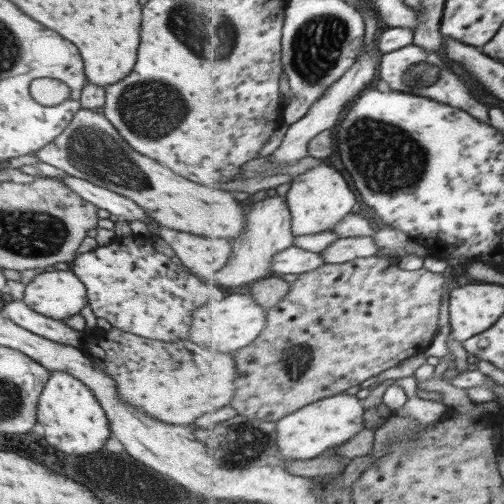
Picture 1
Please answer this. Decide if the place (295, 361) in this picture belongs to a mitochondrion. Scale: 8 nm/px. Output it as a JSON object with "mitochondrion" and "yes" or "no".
{"mitochondrion":"yes"}

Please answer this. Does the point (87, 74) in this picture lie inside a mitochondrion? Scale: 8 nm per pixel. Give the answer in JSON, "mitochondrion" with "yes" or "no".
{"mitochondrion":"no"}

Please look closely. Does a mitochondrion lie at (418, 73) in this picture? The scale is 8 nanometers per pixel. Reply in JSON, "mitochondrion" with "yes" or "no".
{"mitochondrion":"yes"}

